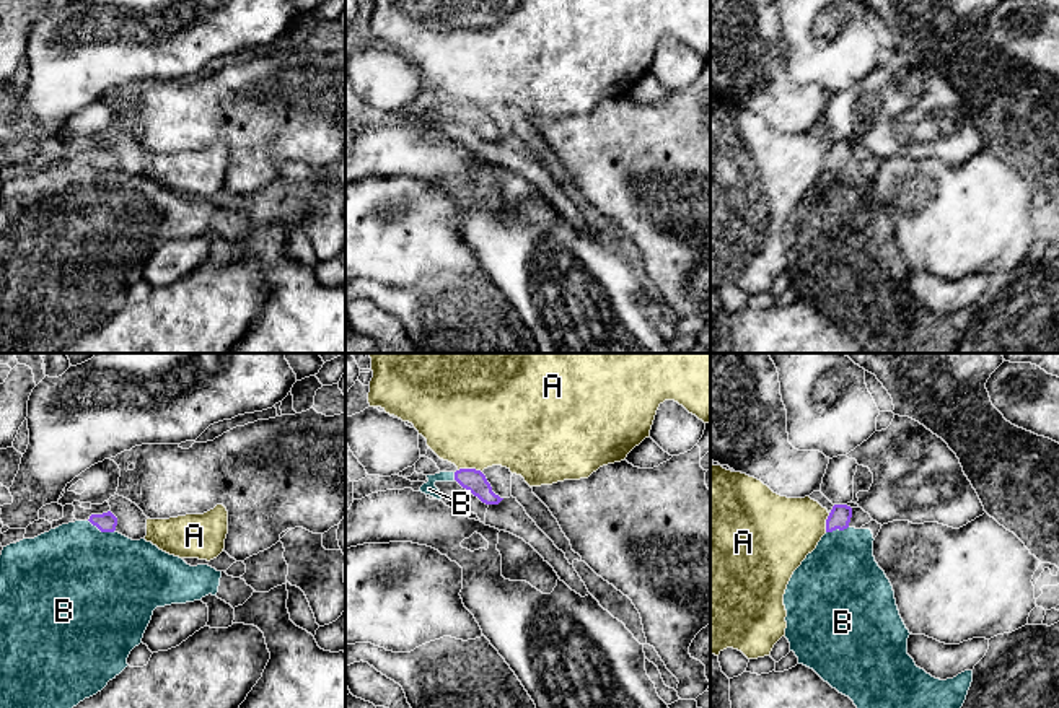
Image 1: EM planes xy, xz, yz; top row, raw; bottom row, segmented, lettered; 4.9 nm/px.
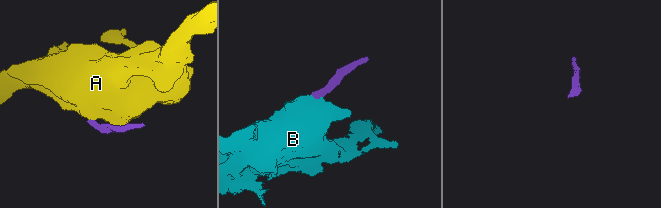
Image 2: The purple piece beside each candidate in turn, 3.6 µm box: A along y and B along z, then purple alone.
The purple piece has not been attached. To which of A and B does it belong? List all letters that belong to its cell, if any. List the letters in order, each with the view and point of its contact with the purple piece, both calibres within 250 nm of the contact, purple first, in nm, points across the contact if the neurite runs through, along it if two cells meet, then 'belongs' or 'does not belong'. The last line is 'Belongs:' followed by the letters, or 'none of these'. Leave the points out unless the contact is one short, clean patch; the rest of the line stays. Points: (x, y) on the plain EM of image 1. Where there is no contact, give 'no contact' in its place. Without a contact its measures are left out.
A: contact xz (470, 104); calibres 110 and 500 nm; border xz (458, 104), (478, 104), (481, 108); does not belong
B: contact xy (101, 166); calibres 100 and 500 nm; way xy (106, 158), (101, 166), (96, 173), (96, 217); belongs
Belongs: B

